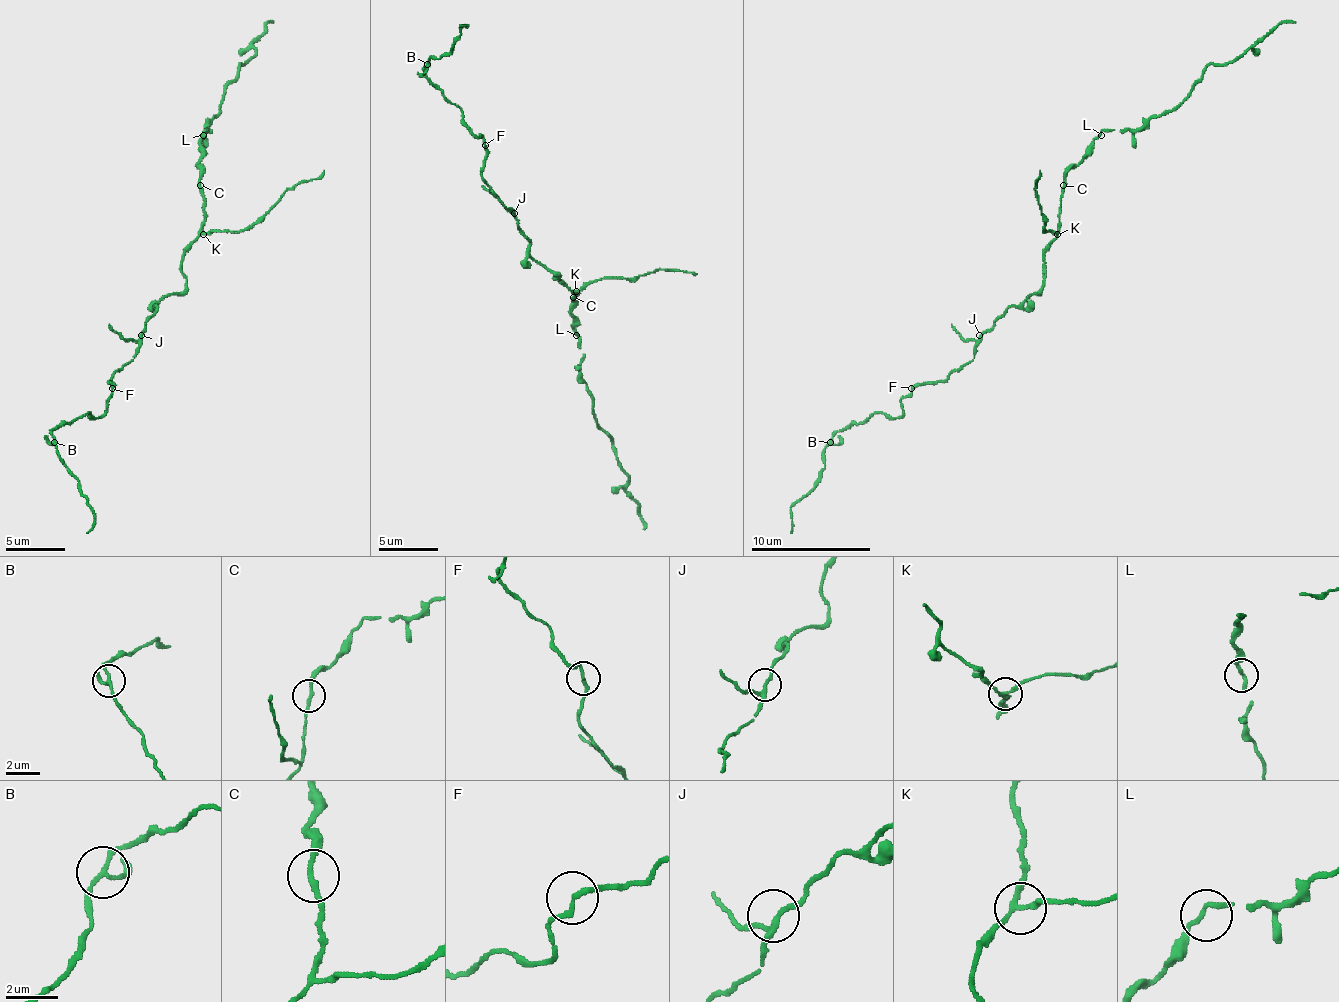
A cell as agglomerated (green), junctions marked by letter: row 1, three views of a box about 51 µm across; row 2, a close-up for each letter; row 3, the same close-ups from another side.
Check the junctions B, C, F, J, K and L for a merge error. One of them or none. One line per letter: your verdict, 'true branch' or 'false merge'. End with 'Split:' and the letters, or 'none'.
B: true branch
C: true branch
F: true branch
J: true branch
K: false merge
L: true branch
Split: K

